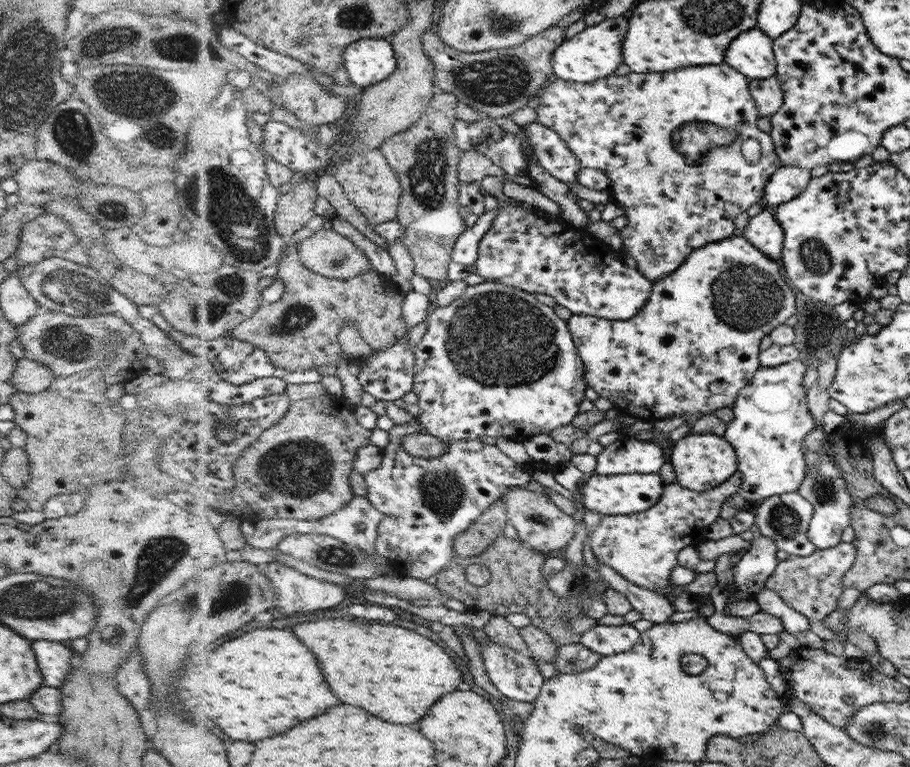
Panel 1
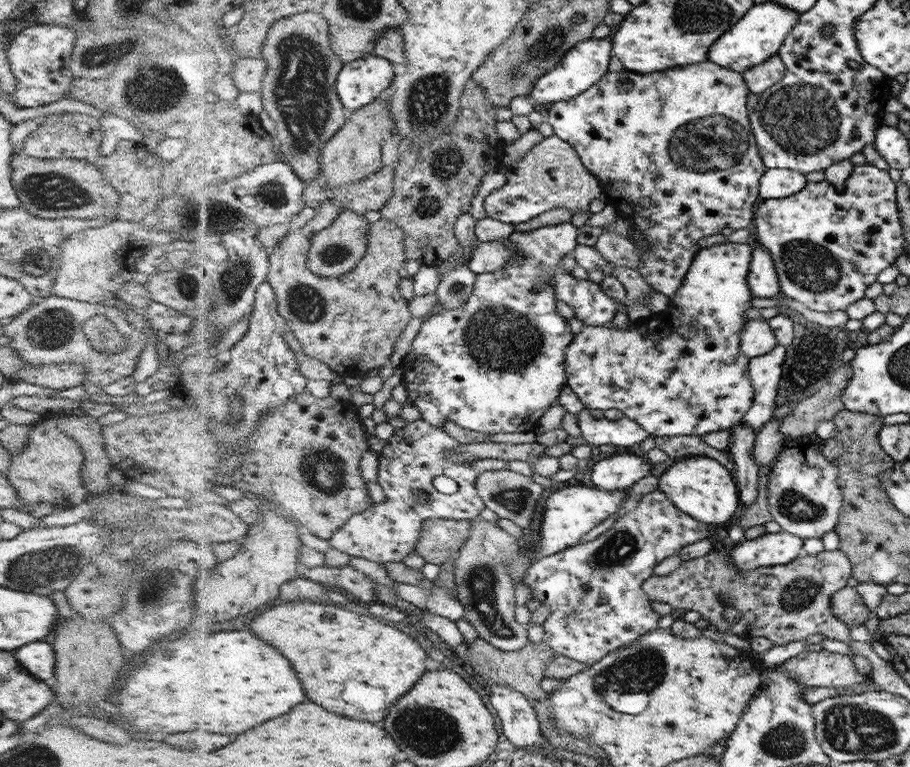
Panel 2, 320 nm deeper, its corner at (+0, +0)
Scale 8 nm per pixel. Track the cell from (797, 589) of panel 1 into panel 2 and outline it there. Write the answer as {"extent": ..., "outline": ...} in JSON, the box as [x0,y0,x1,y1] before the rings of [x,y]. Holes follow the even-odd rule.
{"extent":[644,549,853,646],"outline":[[[838,549],[822,551],[815,555],[802,554],[788,564],[761,566],[756,570],[739,570],[734,568],[727,558],[727,551],[714,551],[706,555],[682,561],[680,566],[666,576],[653,575],[644,582],[644,589],[653,602],[671,604],[674,608],[684,608],[699,612],[702,619],[707,620],[716,630],[728,632],[742,638],[769,638],[773,646],[784,646],[796,640],[805,640],[812,634],[825,634],[831,639],[850,641],[850,627],[833,615],[831,594],[846,586],[846,581],[853,574],[853,565],[848,555]],[[732,605],[741,612],[738,622],[730,624],[725,619],[725,608]]]}

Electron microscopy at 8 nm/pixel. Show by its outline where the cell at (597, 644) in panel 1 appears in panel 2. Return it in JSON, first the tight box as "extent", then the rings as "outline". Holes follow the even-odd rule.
{"extent":[523,490,710,666],"outline":[[[656,490],[640,497],[609,528],[590,542],[577,543],[552,556],[541,558],[530,565],[523,576],[523,582],[533,591],[542,605],[550,608],[550,615],[543,623],[545,642],[557,655],[566,656],[587,666],[596,664],[613,650],[633,644],[638,637],[658,626],[661,617],[651,606],[644,582],[654,575],[654,567],[668,558],[678,555],[679,550],[704,540],[710,525],[690,517],[682,511],[663,491]]]}

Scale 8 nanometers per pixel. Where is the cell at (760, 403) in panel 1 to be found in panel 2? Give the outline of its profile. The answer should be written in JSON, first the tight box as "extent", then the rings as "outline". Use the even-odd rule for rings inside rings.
{"extent":[742,344,784,432],"outline":[[[778,344],[769,353],[749,358],[749,378],[755,390],[755,400],[742,421],[758,432],[772,419],[777,407],[777,388],[784,376],[784,346]]]}

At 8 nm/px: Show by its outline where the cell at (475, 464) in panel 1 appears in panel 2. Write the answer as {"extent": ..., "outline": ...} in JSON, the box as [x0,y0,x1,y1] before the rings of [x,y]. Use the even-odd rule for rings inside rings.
{"extent":[330,418,508,562],"outline":[[[422,418],[395,429],[382,450],[379,484],[384,488],[386,501],[376,503],[366,513],[353,517],[330,540],[332,546],[351,556],[383,562],[402,562],[408,554],[417,551],[426,521],[431,519],[468,520],[480,518],[485,509],[484,500],[477,494],[479,474],[489,470],[508,469],[508,461],[485,458],[470,464],[455,463],[447,457],[448,451],[459,442],[450,438],[443,428]],[[438,476],[449,476],[458,484],[458,491],[444,494],[434,486]],[[425,490],[429,501],[419,501],[417,492]]]}

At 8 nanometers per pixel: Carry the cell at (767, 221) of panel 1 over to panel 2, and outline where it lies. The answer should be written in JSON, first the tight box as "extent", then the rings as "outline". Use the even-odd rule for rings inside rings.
{"extent":[749,247,780,298],"outline":[[[764,247],[754,249],[752,269],[749,271],[749,289],[755,298],[777,297],[780,290],[778,270]]]}

